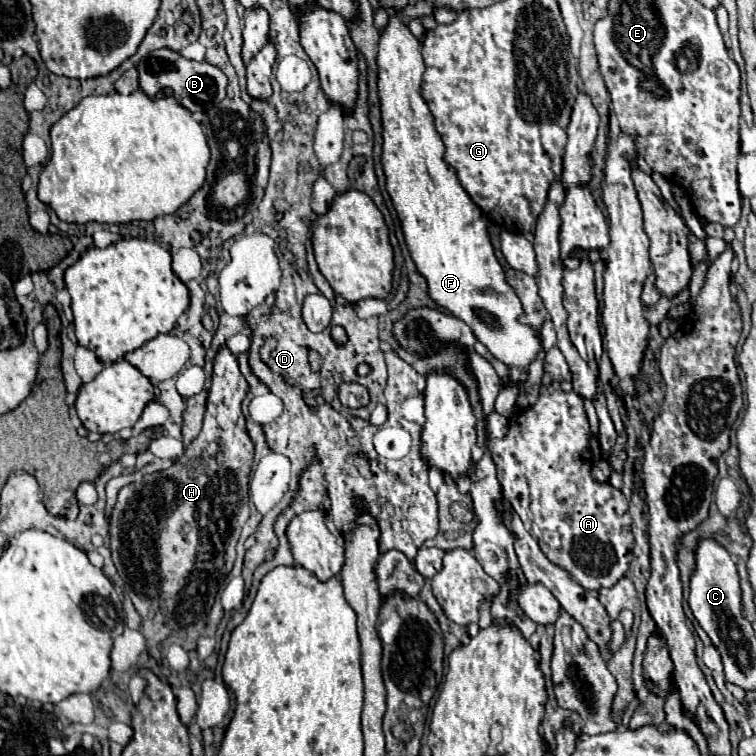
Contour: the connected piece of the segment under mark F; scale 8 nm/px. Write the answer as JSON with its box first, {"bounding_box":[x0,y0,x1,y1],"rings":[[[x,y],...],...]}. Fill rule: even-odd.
{"bounding_box":[378,16,542,368],"rings":[[[392,16],[384,28],[384,36],[380,36],[378,52],[386,190],[398,212],[412,260],[428,282],[432,300],[472,326],[478,340],[506,366],[528,368],[542,350],[542,340],[536,340],[532,328],[524,328],[516,320],[520,316],[520,300],[508,288],[504,270],[494,256],[484,212],[466,194],[456,170],[444,160],[444,142],[434,128],[428,104],[420,96],[422,74],[420,42],[410,34],[402,18]]]}

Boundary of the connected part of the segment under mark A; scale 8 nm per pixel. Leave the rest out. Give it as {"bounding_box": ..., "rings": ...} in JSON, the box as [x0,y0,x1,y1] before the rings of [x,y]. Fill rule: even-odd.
{"bounding_box":[488,384,634,590],"rings":[[[550,384],[540,386],[540,396],[534,406],[528,406],[512,416],[506,436],[502,440],[488,440],[490,456],[496,464],[498,482],[508,496],[512,508],[520,514],[520,508],[534,514],[532,536],[538,540],[544,556],[564,568],[570,578],[586,590],[612,588],[628,570],[634,554],[632,516],[628,512],[628,500],[612,484],[600,484],[592,478],[592,456],[588,450],[590,426],[584,410],[584,400],[574,392],[556,390]]]}

